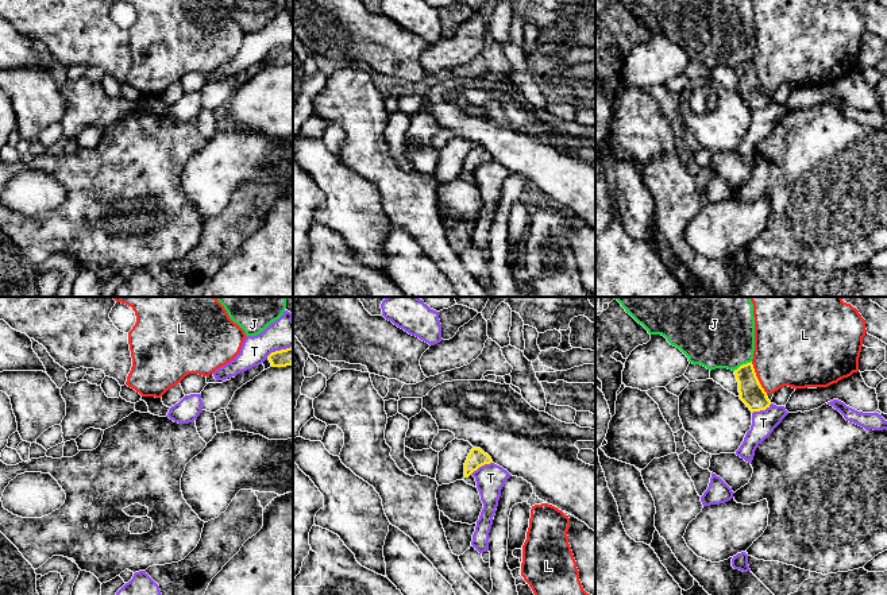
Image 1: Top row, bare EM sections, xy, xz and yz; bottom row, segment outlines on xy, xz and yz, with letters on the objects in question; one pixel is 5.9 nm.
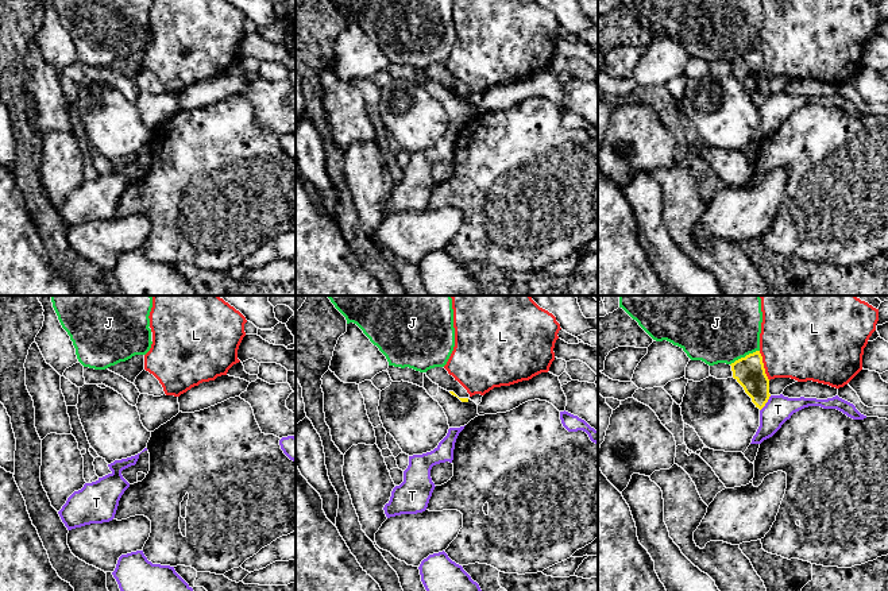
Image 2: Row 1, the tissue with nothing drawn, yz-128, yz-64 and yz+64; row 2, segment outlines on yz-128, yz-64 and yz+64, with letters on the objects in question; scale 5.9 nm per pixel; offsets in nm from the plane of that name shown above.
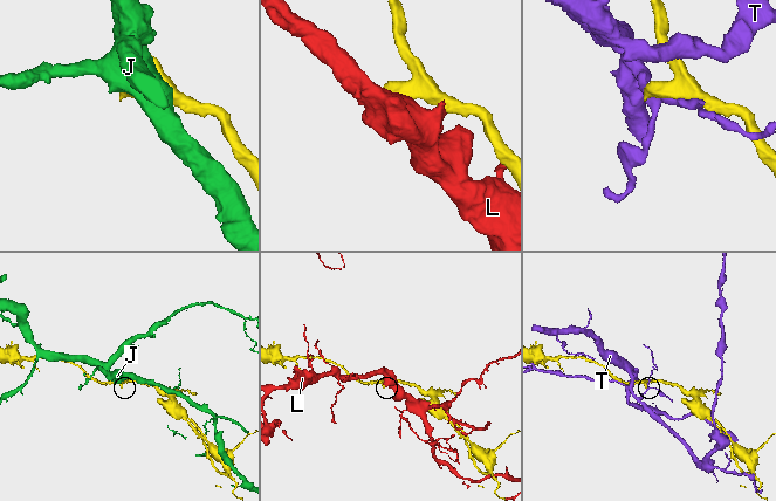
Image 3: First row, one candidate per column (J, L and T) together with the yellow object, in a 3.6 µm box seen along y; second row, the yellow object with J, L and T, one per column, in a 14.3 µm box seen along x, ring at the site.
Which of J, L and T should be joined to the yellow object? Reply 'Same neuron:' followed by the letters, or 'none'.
Same neuron: none

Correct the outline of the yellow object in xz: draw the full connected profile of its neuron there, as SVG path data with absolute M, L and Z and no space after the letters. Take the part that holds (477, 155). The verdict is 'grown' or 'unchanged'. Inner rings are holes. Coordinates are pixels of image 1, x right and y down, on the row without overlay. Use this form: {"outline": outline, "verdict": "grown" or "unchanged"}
{"outline": "M473 146L467 154L466 161L464 161L464 175L463 175L463 178L467 182L477 185L475 175L471 171L474 169L477 169L479 165L482 165L485 162L490 162L490 161L493 161L493 158L487 151L485 151L481 146Z", "verdict": "grown"}

